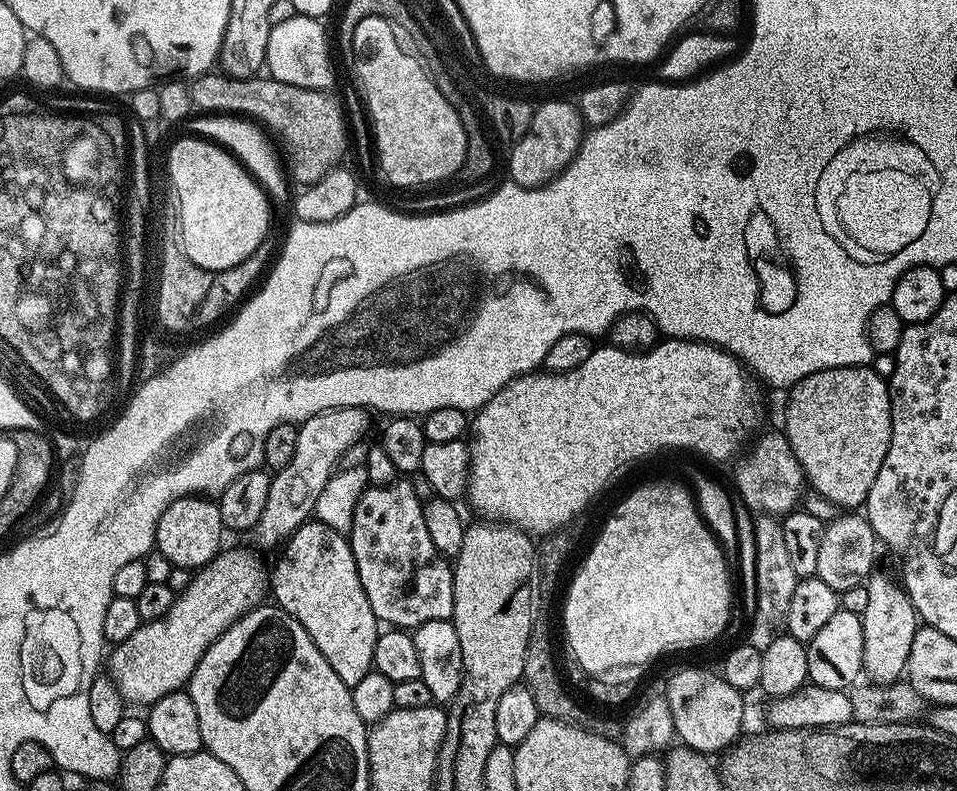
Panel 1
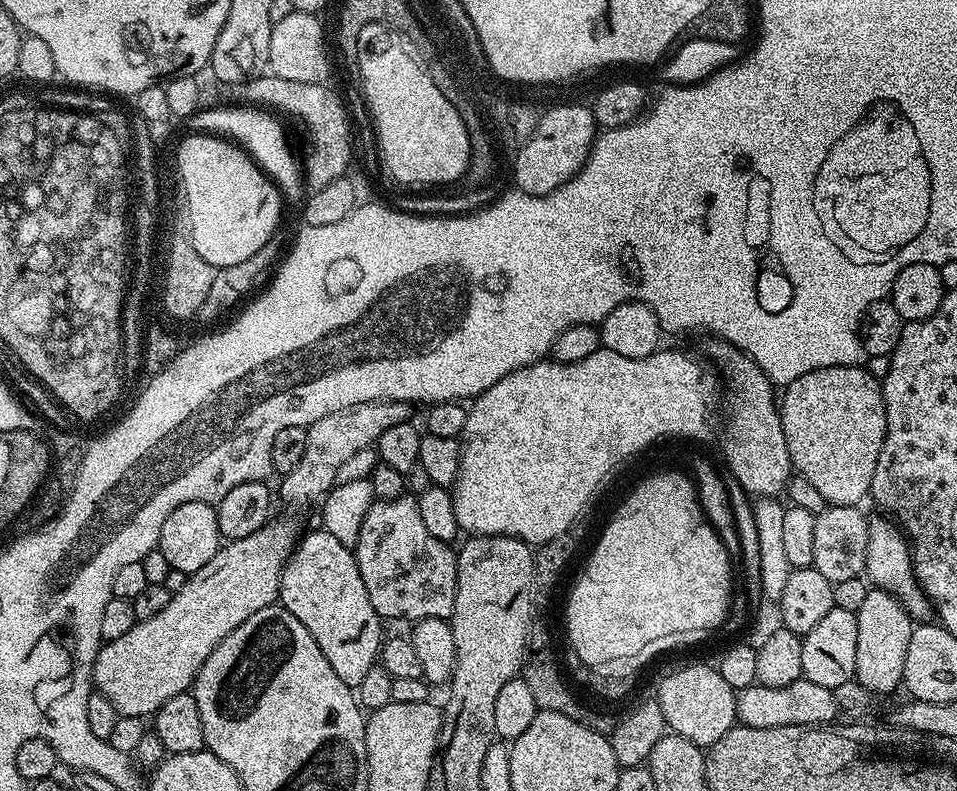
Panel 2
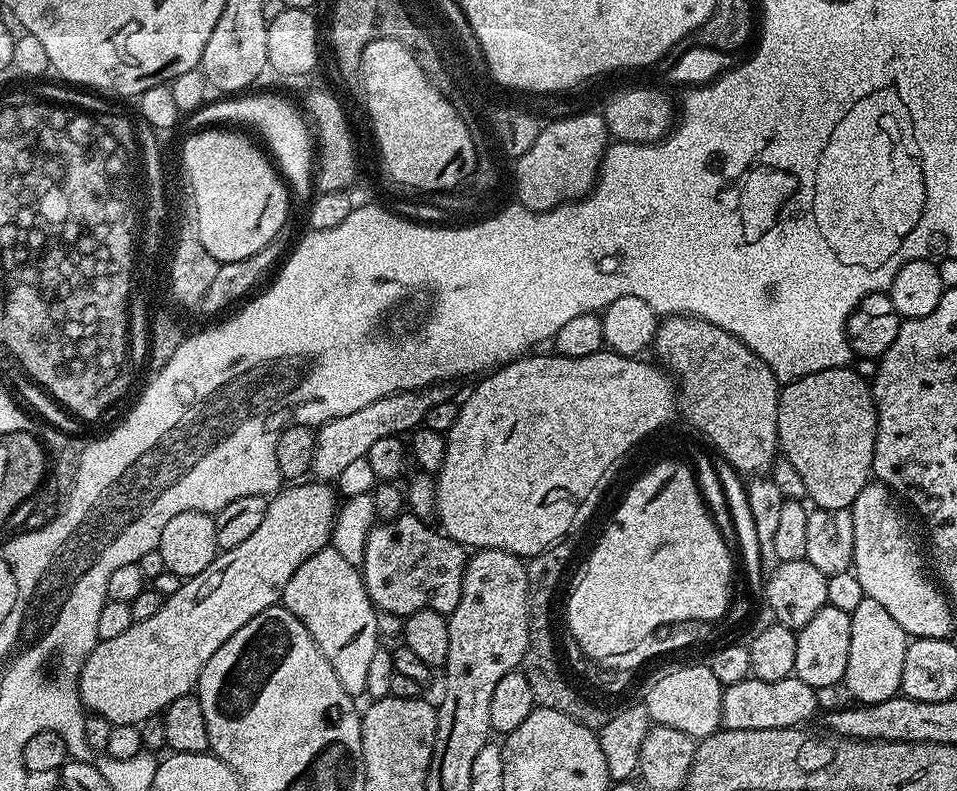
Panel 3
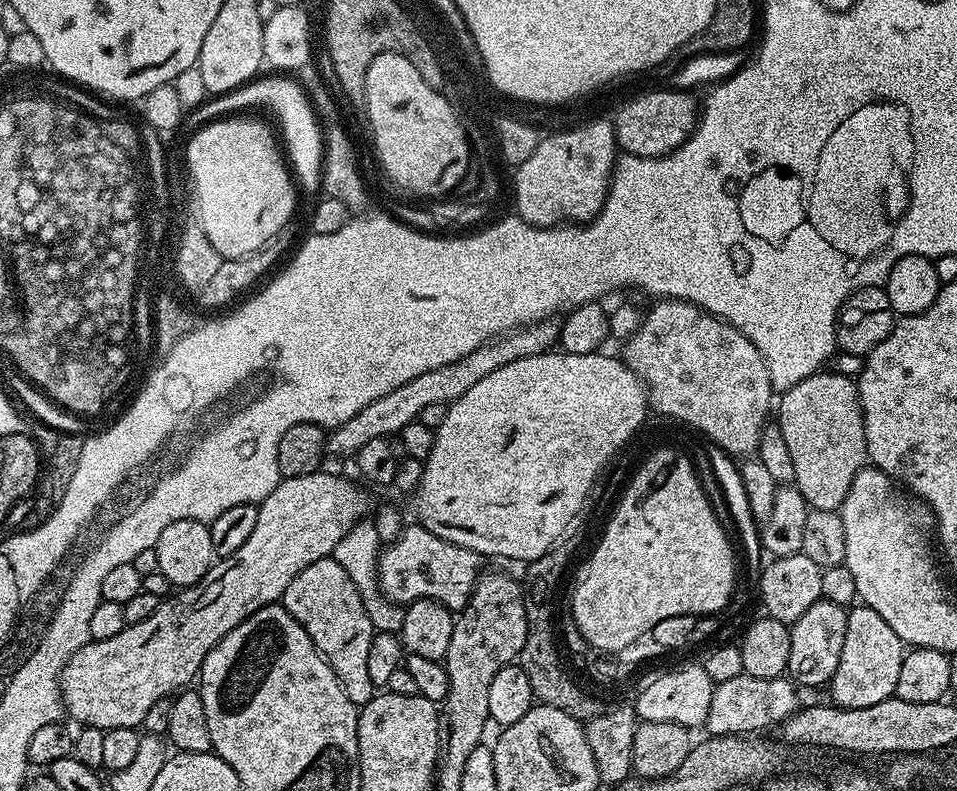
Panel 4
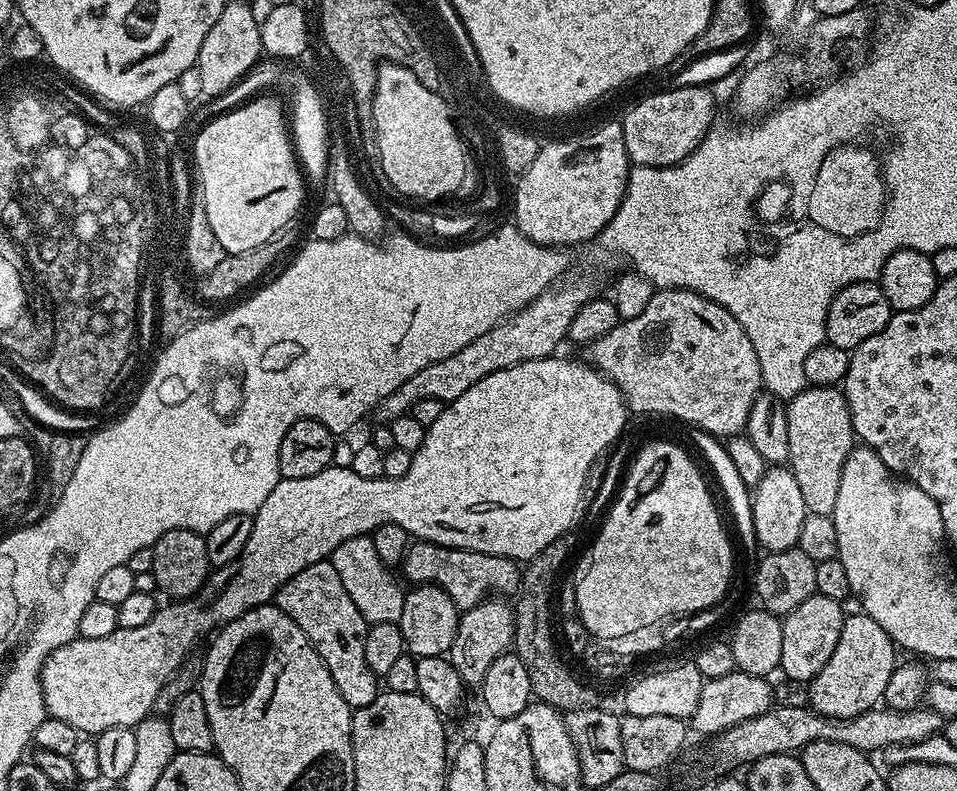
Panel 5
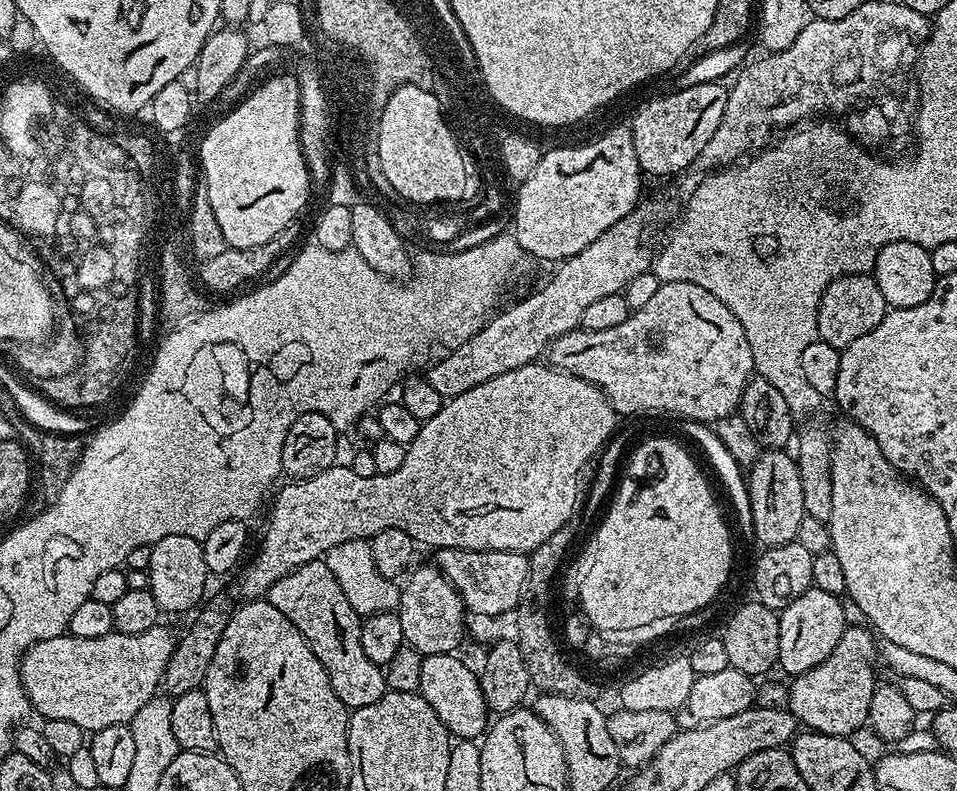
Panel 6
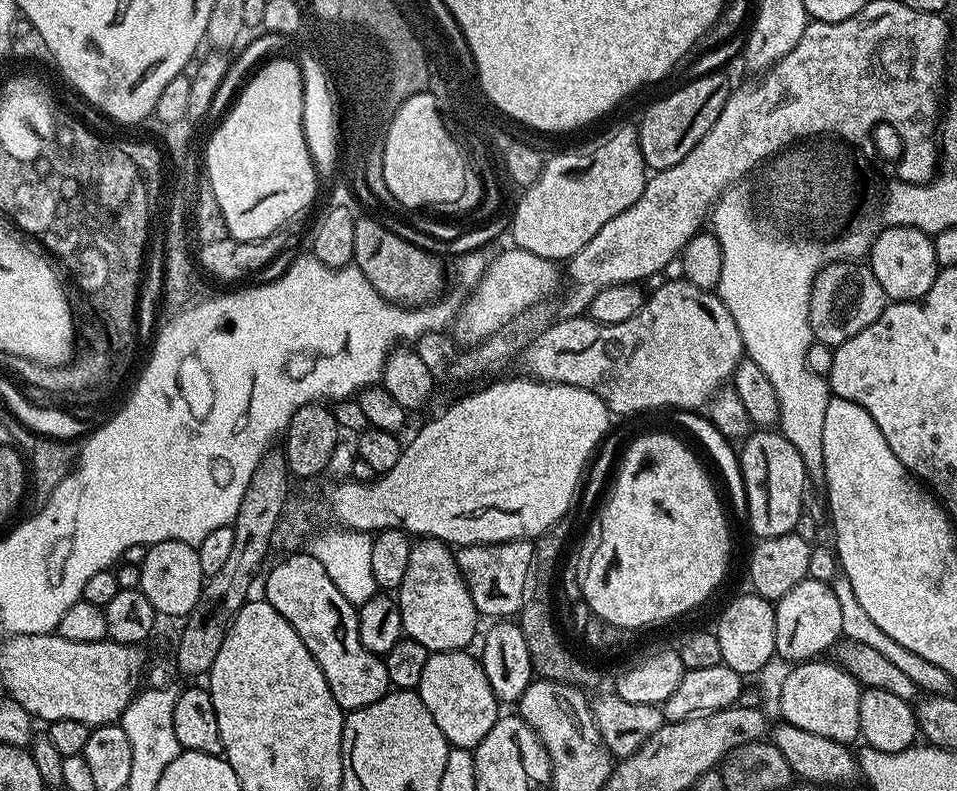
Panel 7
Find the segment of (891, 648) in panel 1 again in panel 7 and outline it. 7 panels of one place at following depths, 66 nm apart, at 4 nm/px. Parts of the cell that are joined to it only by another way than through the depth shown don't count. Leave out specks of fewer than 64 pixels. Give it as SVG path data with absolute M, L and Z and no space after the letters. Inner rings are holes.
M817 658L800 662L780 684L780 712L783 723L798 726L798 730L810 730L810 734L822 734L839 744L851 745L852 739L860 736L860 694L862 687L847 670L836 662L827 664L827 659Z

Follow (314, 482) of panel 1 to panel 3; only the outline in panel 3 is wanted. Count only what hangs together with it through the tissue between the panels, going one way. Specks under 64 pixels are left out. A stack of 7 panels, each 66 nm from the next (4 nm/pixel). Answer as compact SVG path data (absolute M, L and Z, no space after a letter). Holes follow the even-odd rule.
M433 386L414 392L395 392L386 398L378 398L378 402L370 402L370 406L362 406L362 410L354 410L354 414L346 414L319 425L315 429L316 445L311 475L320 482L335 481L335 476L342 475L351 464L361 463L370 446L380 438L403 437L421 427L430 406L438 406L438 402L450 399L450 392L446 389L444 386Z

